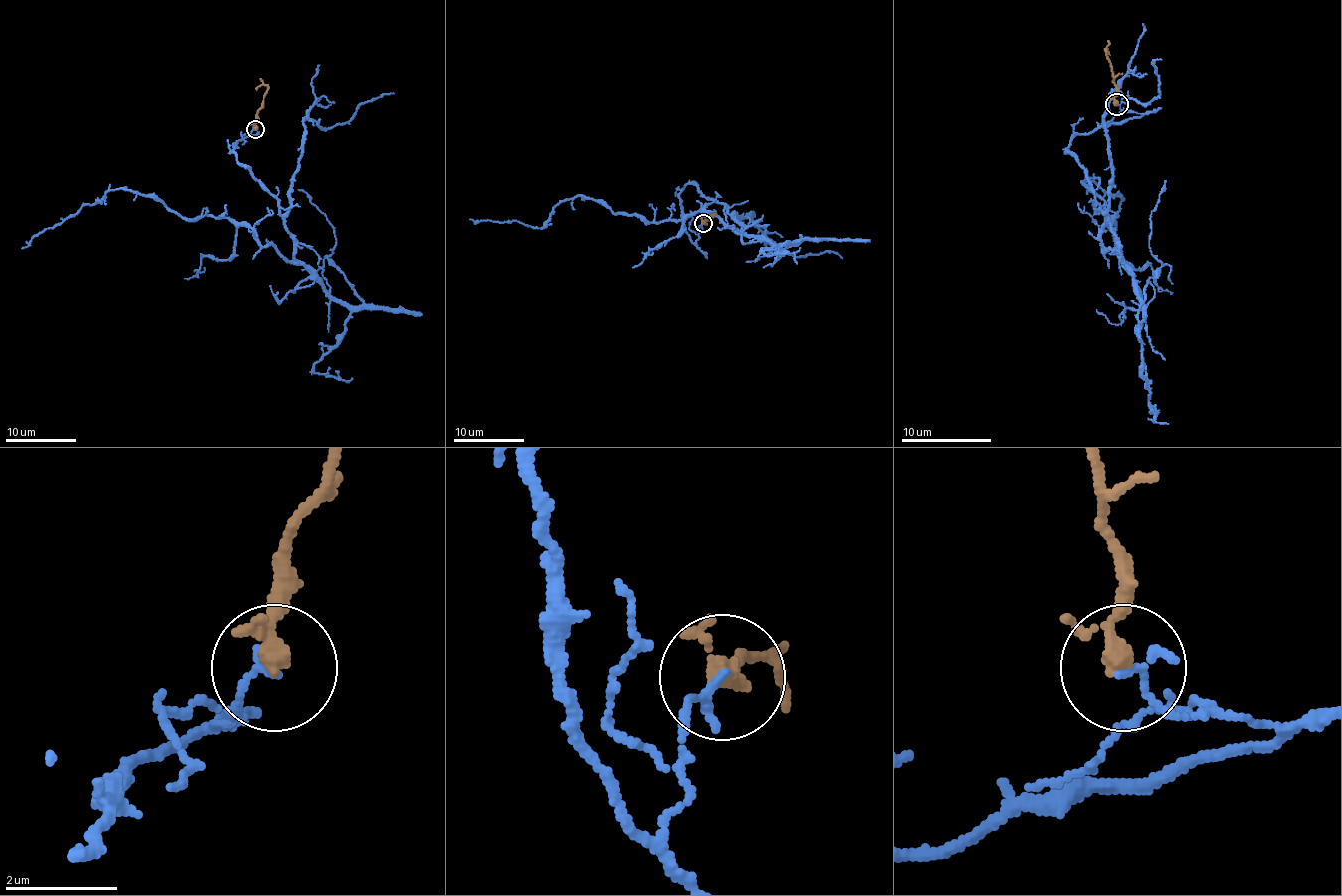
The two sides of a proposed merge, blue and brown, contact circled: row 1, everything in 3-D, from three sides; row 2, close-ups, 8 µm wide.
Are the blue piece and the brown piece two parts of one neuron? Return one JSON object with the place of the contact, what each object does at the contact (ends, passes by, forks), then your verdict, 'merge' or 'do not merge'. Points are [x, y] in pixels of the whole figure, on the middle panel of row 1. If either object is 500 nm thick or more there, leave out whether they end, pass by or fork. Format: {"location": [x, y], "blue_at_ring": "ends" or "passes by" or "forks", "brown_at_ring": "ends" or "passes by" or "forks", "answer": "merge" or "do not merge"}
{"location": [703, 223], "blue_at_ring": "ends", "brown_at_ring": "passes by", "answer": "do not merge"}

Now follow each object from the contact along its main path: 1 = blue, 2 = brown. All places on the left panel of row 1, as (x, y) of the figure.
1: (255, 128), (232, 152), (278, 201), (294, 240), (290, 260), (226, 217), (180, 217), (125, 189), (22, 248)
2: (255, 128), (255, 114), (262, 105), (267, 86), (260, 84), (255, 89)

